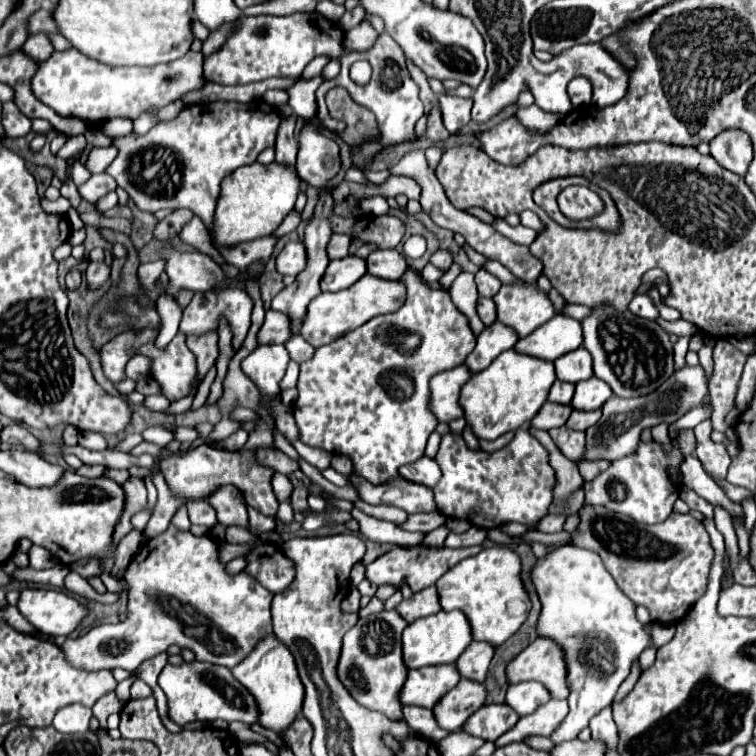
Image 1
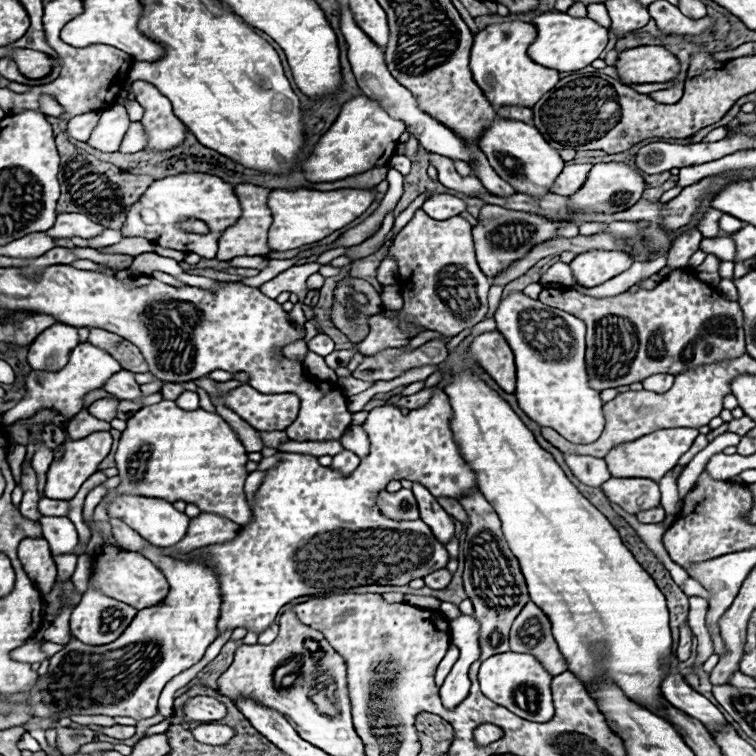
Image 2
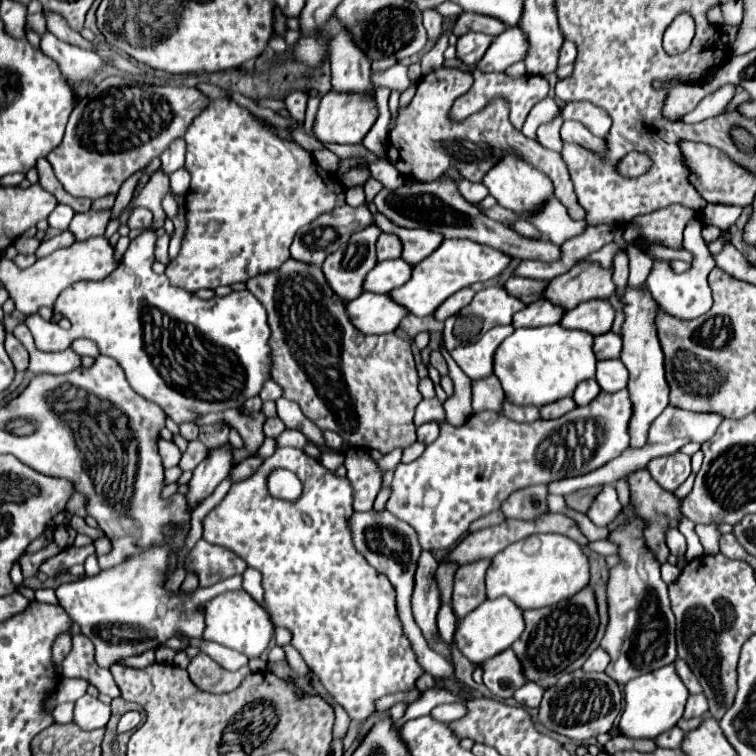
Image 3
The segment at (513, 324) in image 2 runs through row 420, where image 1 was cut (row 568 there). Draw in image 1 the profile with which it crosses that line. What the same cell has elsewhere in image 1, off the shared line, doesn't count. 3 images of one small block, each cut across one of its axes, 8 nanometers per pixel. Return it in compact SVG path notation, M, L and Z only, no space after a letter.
M572 544L560 546L550 558L538 560L532 580L542 602L538 634L554 636L554 640L566 648L566 660L570 664L570 712L552 734L552 742L560 744L574 740L578 732L588 726L590 716L594 716L598 708L612 704L632 664L652 644L652 638L636 618L636 604L614 584L614 578L606 572L596 552L574 548Z

